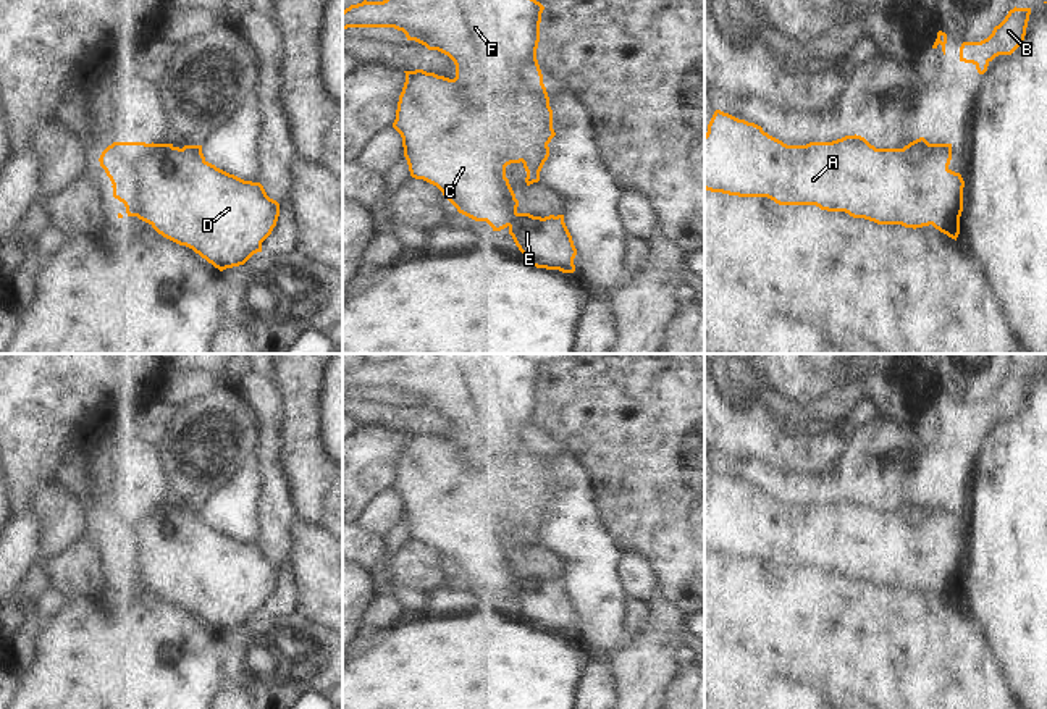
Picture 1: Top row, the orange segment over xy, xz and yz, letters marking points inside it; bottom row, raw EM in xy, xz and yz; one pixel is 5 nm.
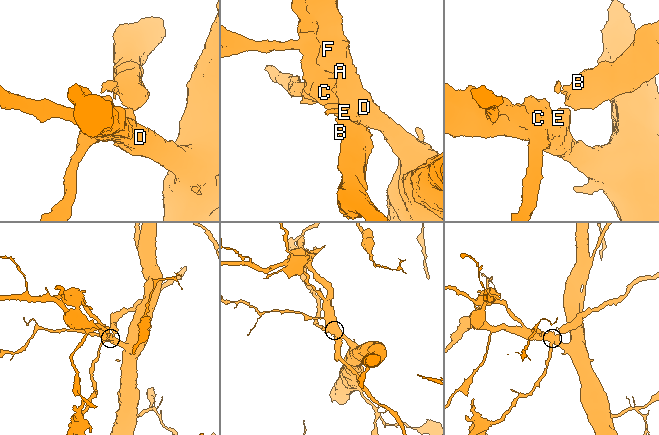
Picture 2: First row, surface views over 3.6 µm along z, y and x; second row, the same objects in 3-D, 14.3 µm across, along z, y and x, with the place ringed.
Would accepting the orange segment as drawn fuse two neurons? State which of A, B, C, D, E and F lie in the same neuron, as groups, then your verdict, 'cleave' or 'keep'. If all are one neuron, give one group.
groups A D E F / B C; cleave

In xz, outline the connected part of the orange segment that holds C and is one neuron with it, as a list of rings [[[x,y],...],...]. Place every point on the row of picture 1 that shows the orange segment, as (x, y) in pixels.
[[[423,69],[404,71],[393,128],[402,137],[410,176],[436,186],[459,213],[486,221],[493,231],[509,226],[519,200],[506,182],[506,163],[499,152],[499,120],[478,115],[459,94],[452,79]]]

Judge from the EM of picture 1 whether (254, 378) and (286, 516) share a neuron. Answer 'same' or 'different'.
same

